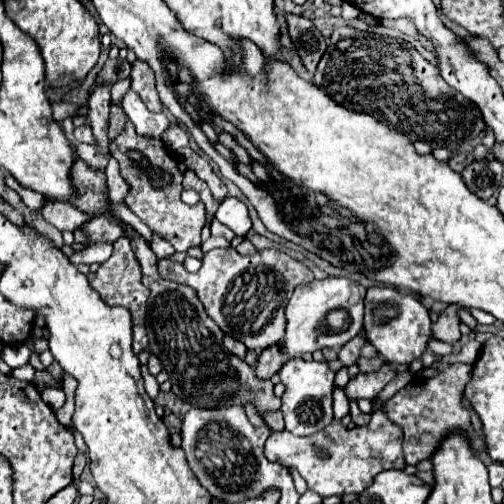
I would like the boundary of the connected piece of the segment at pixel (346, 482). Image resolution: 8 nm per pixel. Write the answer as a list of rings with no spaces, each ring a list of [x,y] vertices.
[[[375,412],[367,426],[345,428],[337,420],[315,432],[313,436],[293,436],[287,430],[271,432],[265,442],[265,454],[271,462],[279,462],[287,468],[295,468],[303,480],[309,484],[309,490],[319,496],[337,496],[337,494],[359,494],[363,492],[373,476],[385,468],[403,468],[403,450],[401,450],[403,432],[383,412]]]

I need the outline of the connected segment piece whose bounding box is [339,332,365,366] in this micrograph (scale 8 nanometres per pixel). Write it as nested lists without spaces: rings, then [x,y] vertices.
[[[363,332],[359,336],[355,336],[353,340],[349,340],[341,350],[339,350],[339,360],[345,364],[345,366],[351,366],[359,360],[361,356],[361,346],[365,344],[365,336]]]

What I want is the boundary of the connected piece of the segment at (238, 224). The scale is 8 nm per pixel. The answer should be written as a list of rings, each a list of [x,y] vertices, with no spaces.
[[[227,196],[227,198],[219,204],[219,210],[217,210],[215,218],[217,218],[221,224],[225,224],[227,228],[231,228],[237,236],[245,236],[245,234],[251,230],[249,210],[247,210],[245,202],[239,200],[239,198]]]

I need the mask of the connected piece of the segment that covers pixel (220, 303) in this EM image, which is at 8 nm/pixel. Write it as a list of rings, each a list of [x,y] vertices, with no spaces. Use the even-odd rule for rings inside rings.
[[[213,248],[203,256],[203,266],[197,274],[189,274],[183,264],[169,258],[159,260],[159,274],[165,280],[191,286],[203,302],[211,320],[225,332],[247,346],[261,352],[267,346],[283,340],[287,318],[285,306],[295,286],[311,282],[313,272],[299,260],[279,250],[259,250],[253,256],[241,256],[235,248]]]

